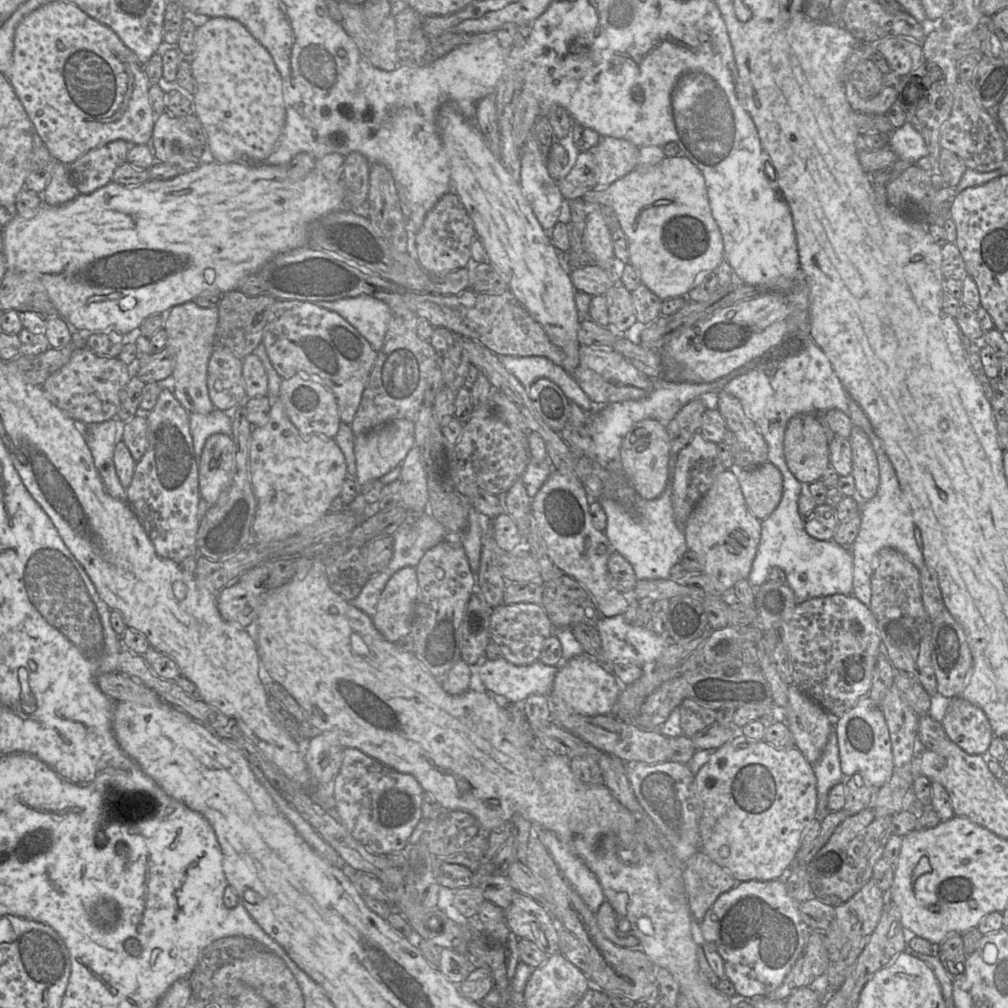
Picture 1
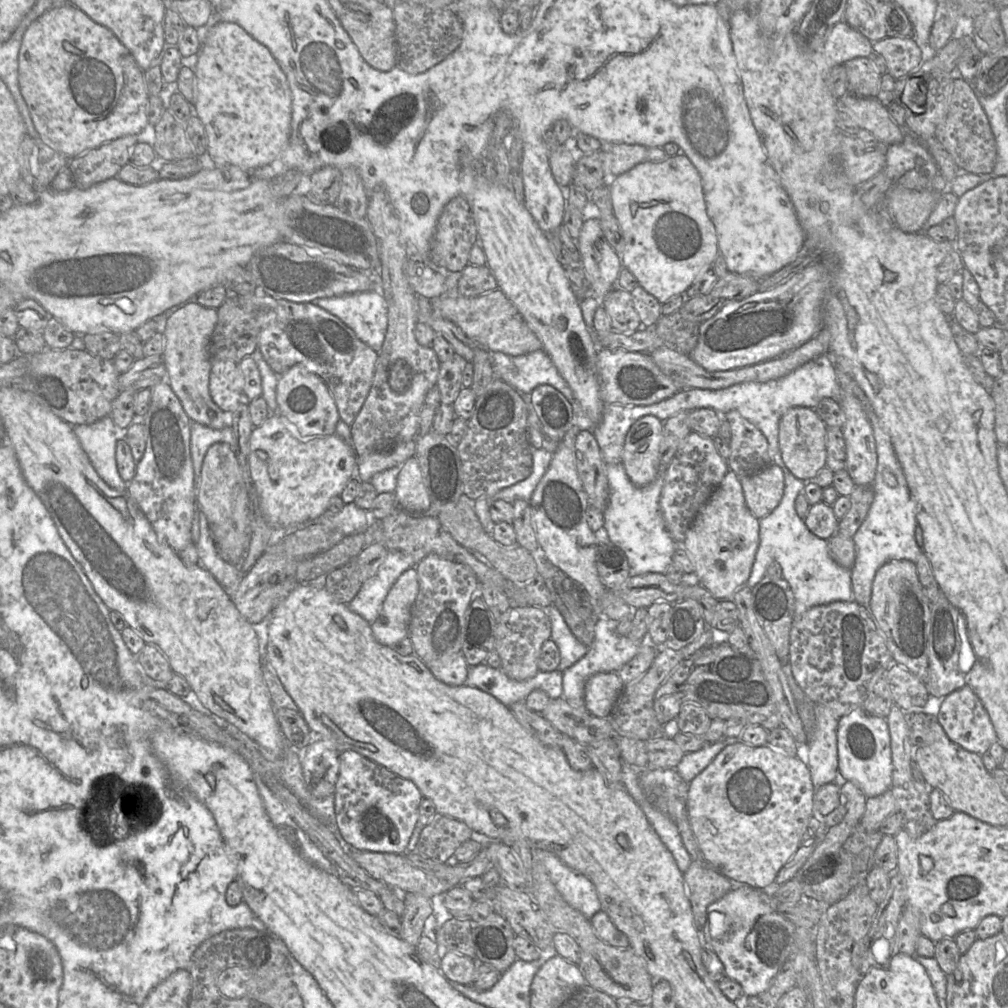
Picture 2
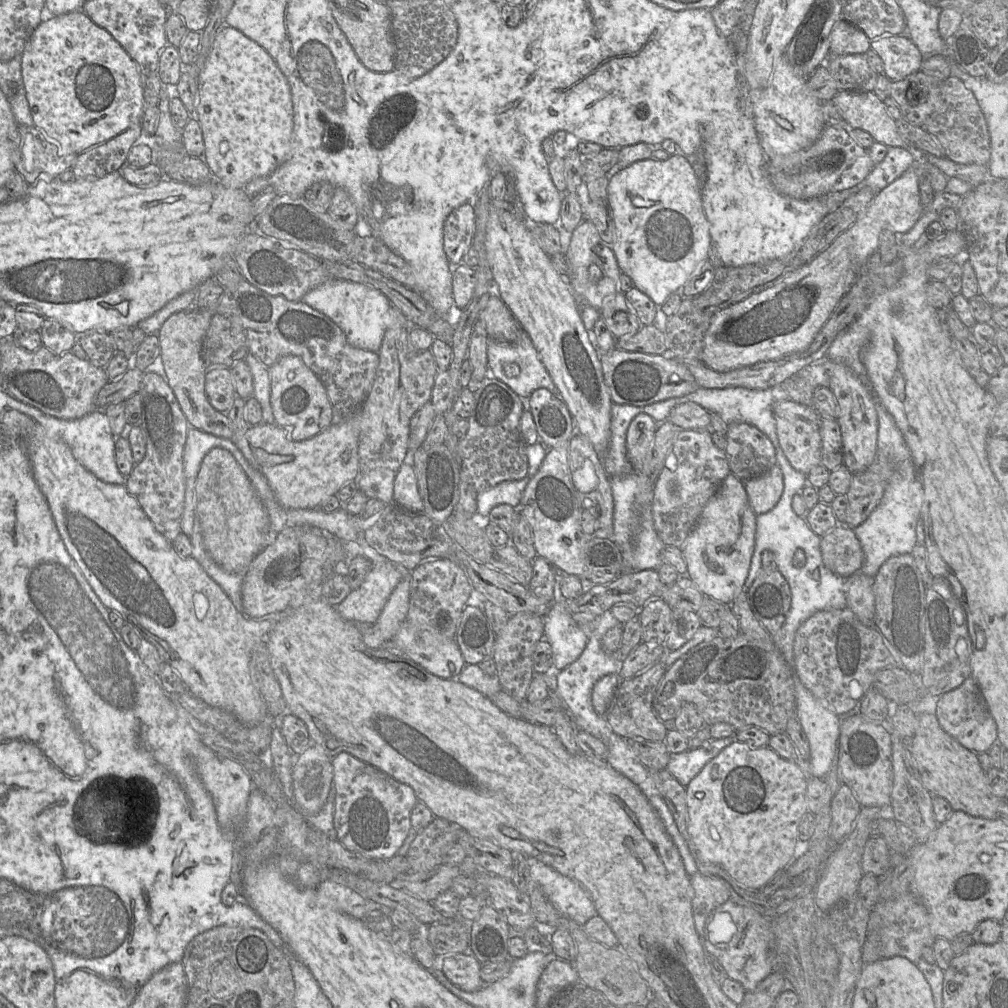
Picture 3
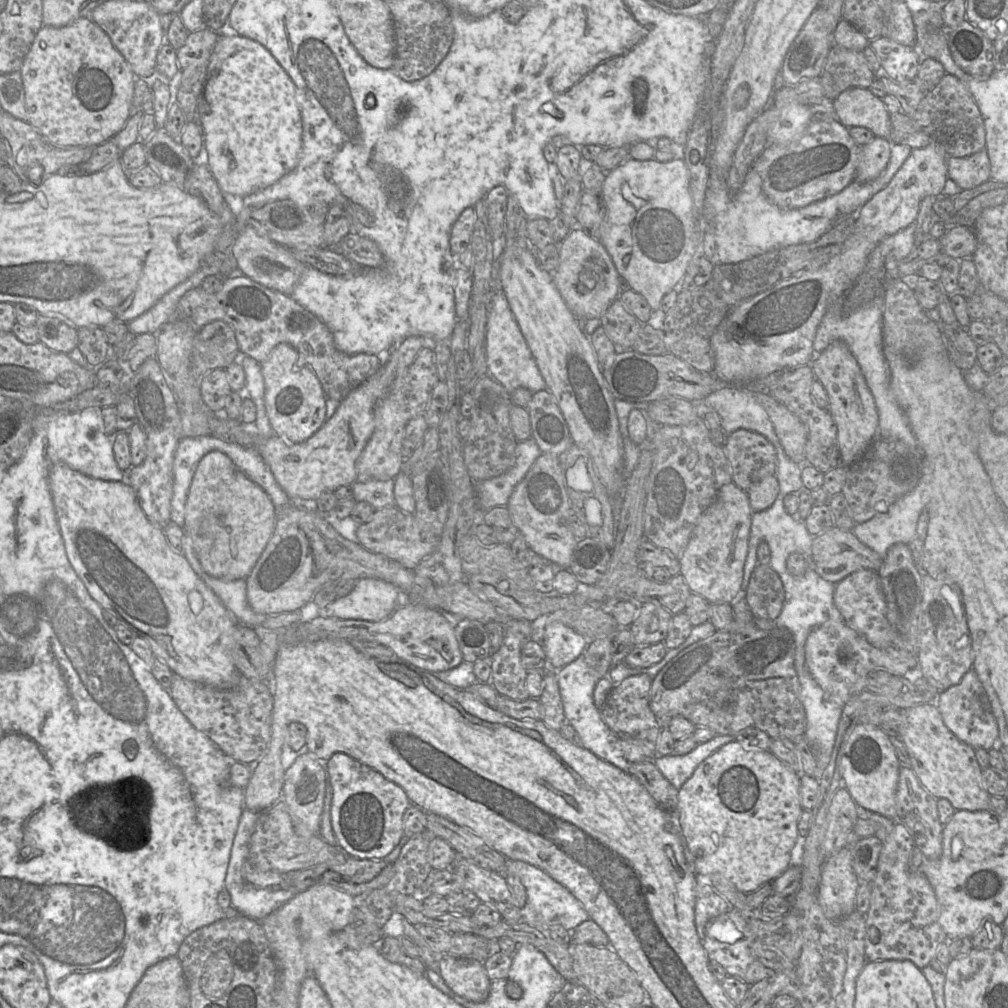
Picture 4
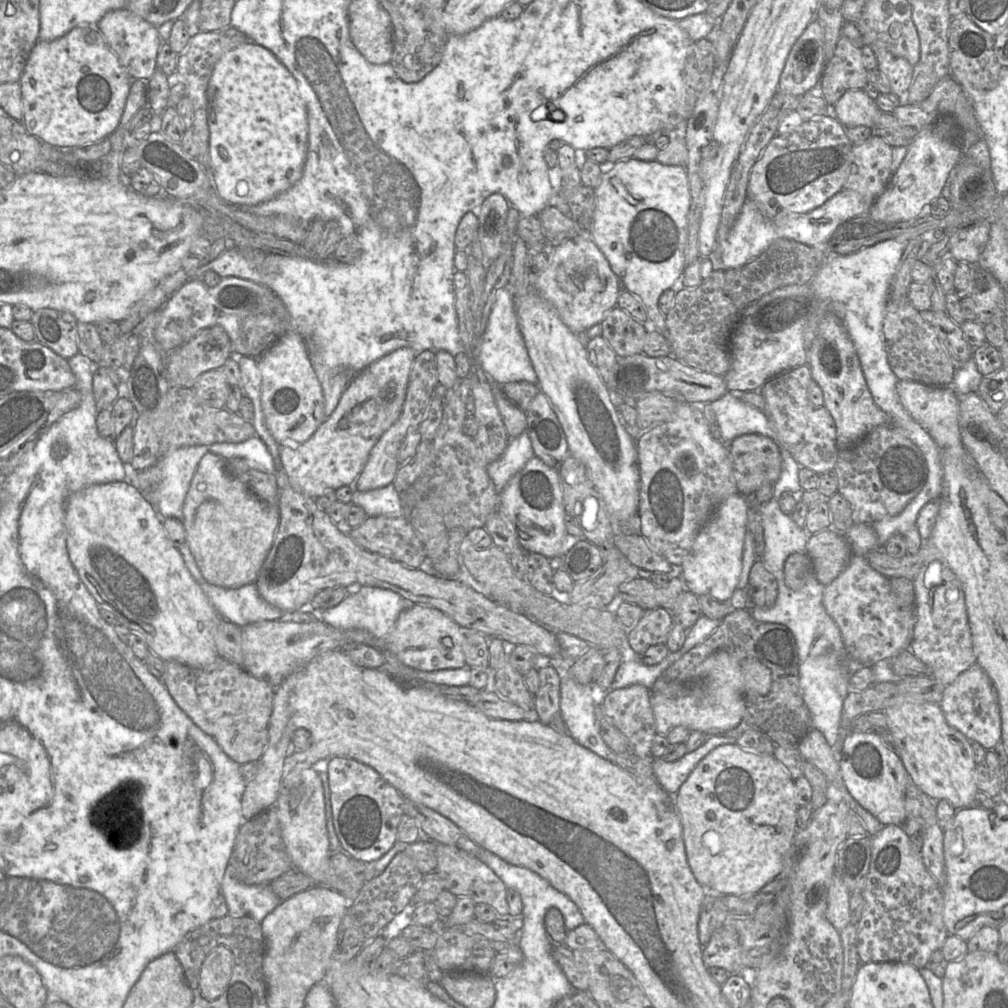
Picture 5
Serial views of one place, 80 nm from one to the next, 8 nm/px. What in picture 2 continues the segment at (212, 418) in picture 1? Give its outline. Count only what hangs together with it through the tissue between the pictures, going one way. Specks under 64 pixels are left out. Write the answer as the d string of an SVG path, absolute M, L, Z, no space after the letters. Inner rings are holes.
M191 422L190 426L190 452L195 474L196 497L200 484L200 473L203 459L208 448L217 442L228 443L237 454L237 441L233 435L231 425L223 429L212 429L198 422Z

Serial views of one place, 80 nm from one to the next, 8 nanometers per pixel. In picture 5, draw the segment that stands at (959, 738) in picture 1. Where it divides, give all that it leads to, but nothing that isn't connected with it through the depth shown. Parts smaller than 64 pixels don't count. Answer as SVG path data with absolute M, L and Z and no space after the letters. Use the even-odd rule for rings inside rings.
M974 663L962 672L944 691L939 704L949 726L961 732L969 741L992 750L1002 738L1001 710L997 691L983 668Z

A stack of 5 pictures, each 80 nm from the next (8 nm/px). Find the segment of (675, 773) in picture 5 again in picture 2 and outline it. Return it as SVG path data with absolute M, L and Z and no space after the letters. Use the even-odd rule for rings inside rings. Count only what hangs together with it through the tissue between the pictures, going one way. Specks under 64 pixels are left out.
M739 737L725 738L706 744L699 751L685 753L675 770L685 782L690 783L727 745L737 741L739 741Z

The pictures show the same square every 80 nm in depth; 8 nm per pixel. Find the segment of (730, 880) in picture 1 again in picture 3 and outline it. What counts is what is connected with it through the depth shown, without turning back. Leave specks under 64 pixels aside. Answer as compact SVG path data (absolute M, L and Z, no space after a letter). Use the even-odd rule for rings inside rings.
M700 872L691 876L690 881L693 891L692 911L695 929L702 938L710 916L719 906L731 899L731 893L722 880Z

